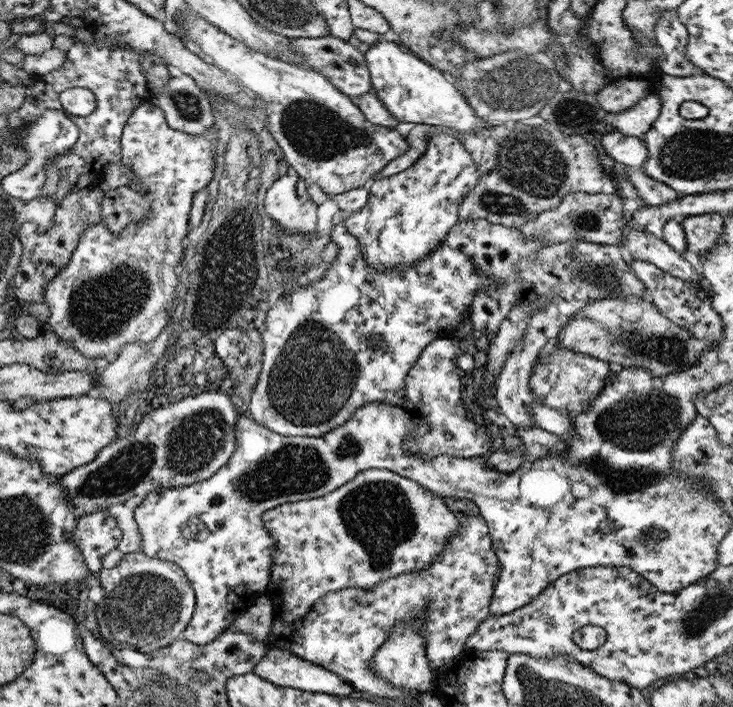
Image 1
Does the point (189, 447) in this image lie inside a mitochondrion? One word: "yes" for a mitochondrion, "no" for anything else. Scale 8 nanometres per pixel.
yes

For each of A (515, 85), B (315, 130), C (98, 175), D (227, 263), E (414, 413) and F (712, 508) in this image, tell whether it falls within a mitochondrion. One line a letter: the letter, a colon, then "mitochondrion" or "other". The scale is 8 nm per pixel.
A: mitochondrion
B: mitochondrion
C: other
D: mitochondrion
E: other
F: other

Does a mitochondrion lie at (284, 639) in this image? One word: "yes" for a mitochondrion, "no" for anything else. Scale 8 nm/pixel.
no

